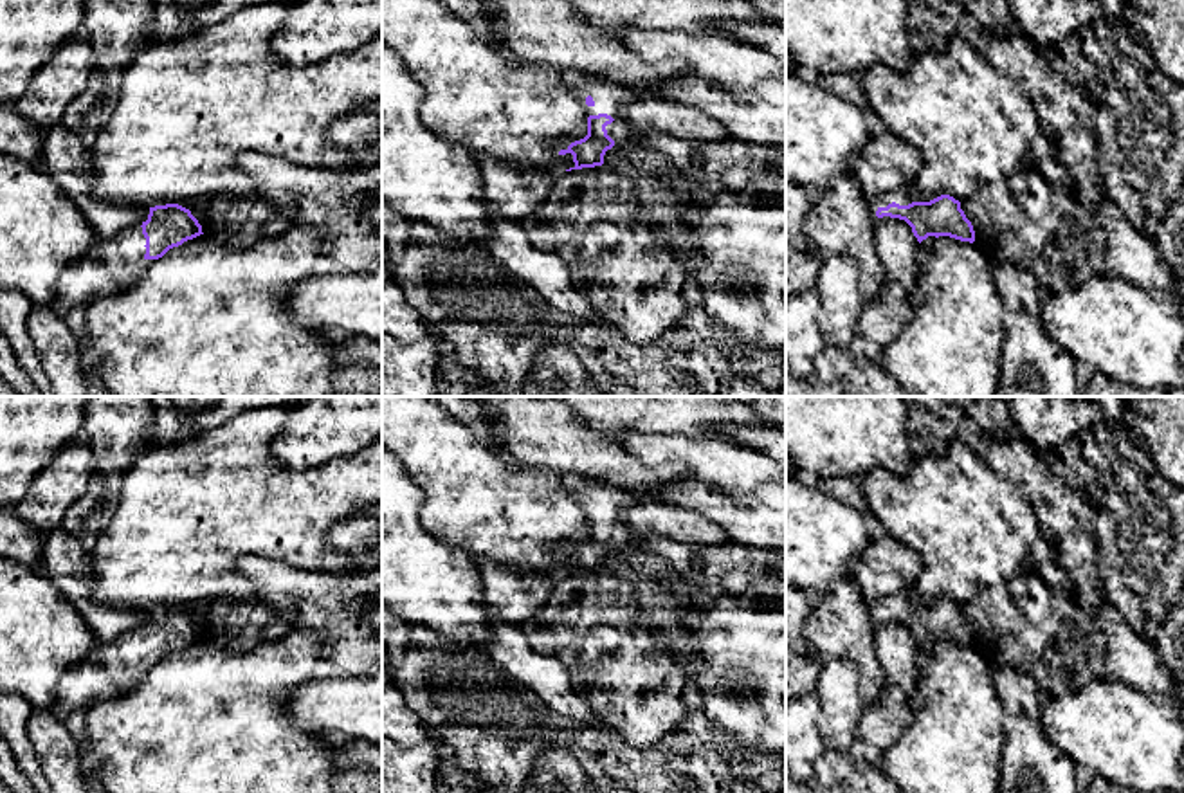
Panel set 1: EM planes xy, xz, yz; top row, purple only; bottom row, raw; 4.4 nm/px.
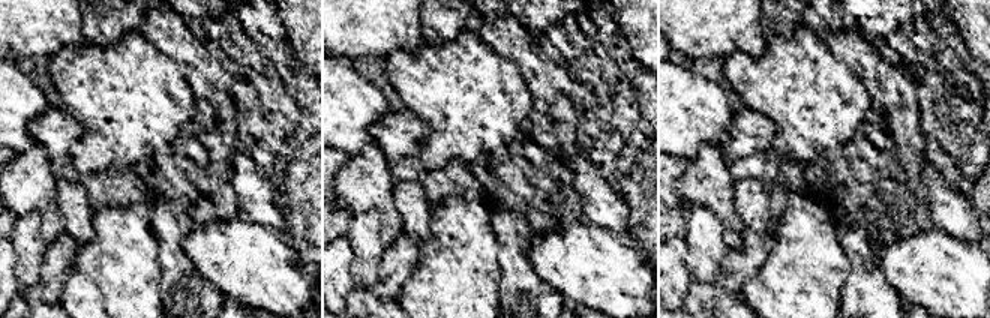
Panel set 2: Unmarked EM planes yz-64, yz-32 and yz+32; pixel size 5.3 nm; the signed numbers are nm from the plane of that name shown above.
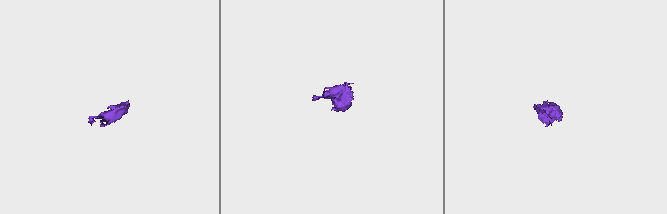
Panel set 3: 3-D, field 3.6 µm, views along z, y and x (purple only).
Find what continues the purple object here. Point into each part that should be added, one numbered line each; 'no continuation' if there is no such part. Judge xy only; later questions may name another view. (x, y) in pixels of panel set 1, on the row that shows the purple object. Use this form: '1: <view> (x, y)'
1: xy (83, 282)

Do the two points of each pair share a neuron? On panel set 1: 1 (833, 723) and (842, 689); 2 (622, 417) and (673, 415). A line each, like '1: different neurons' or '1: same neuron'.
1: same neuron
2: same neuron

